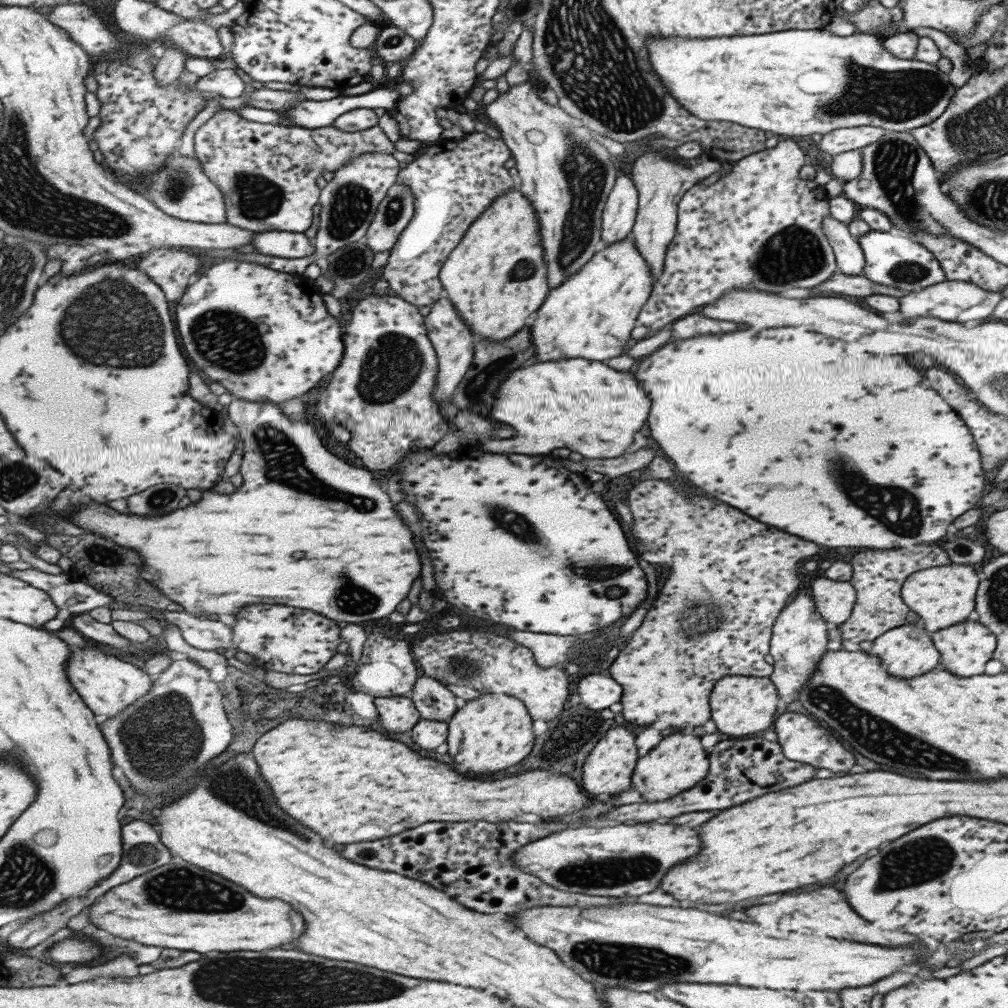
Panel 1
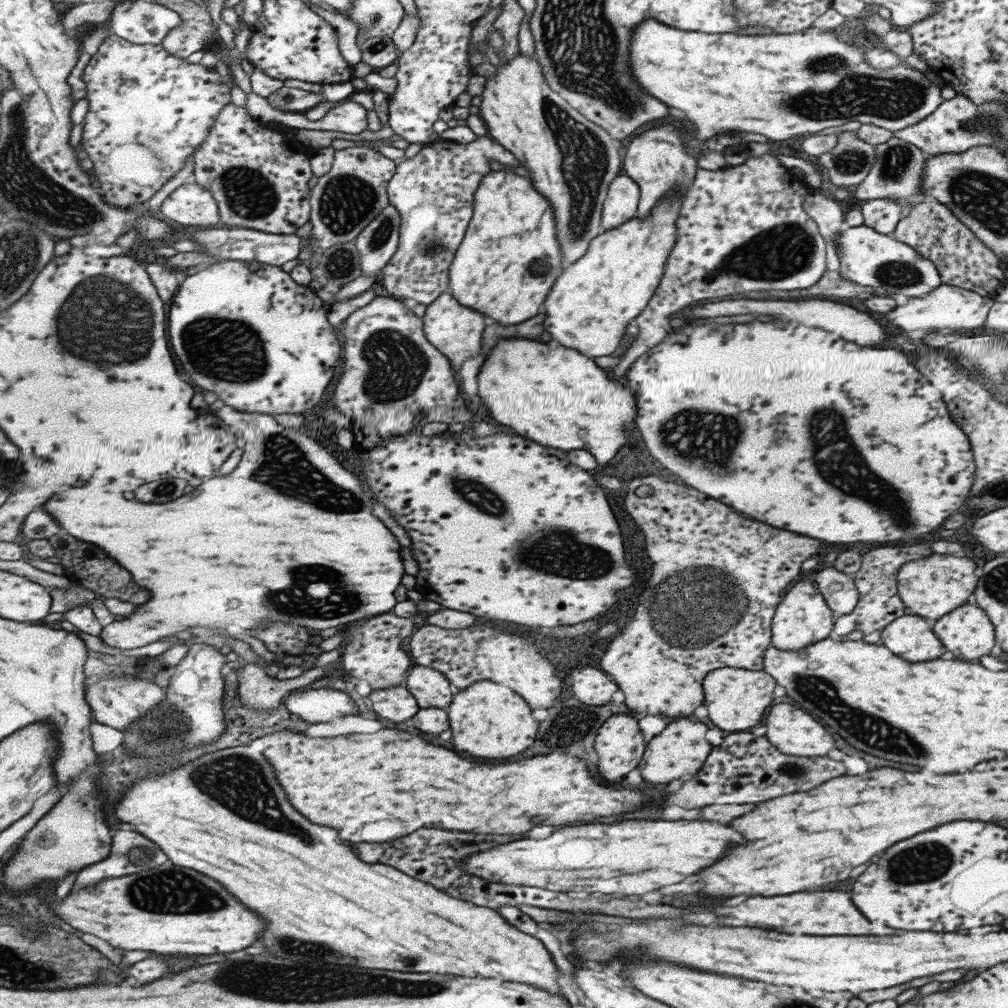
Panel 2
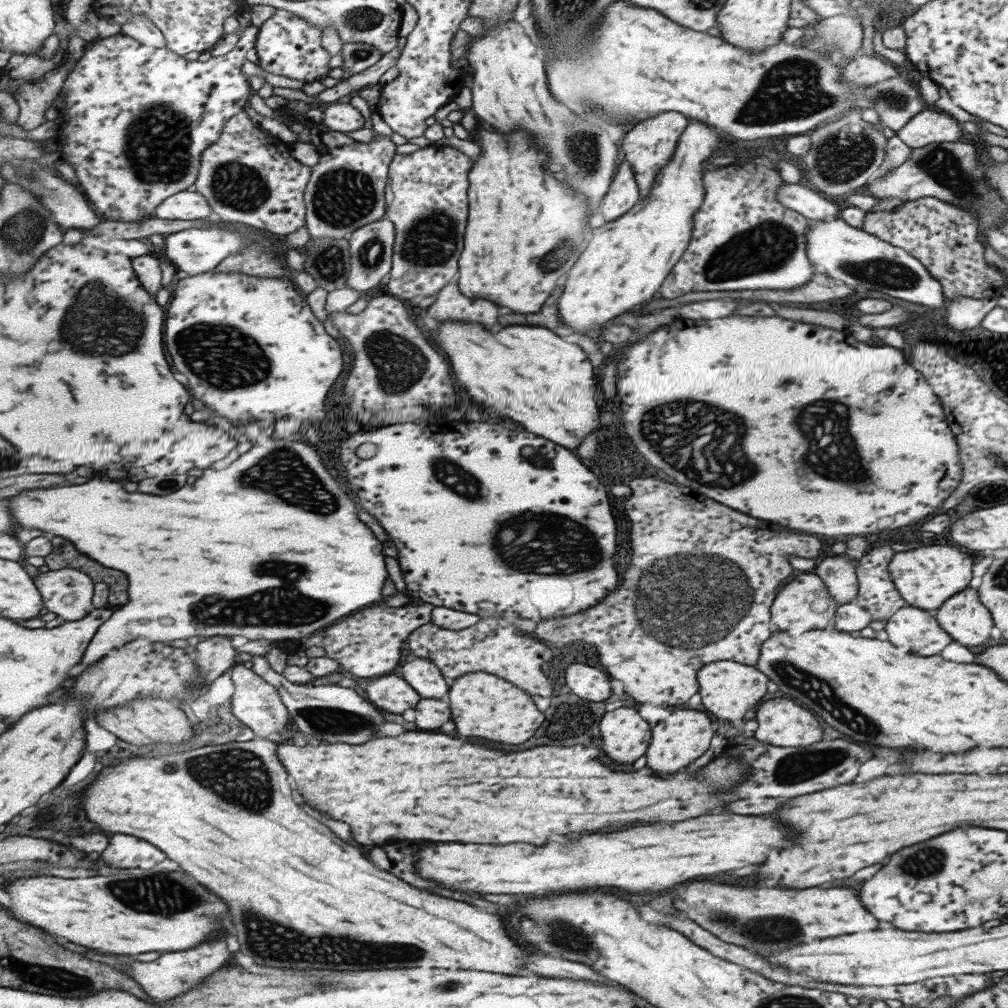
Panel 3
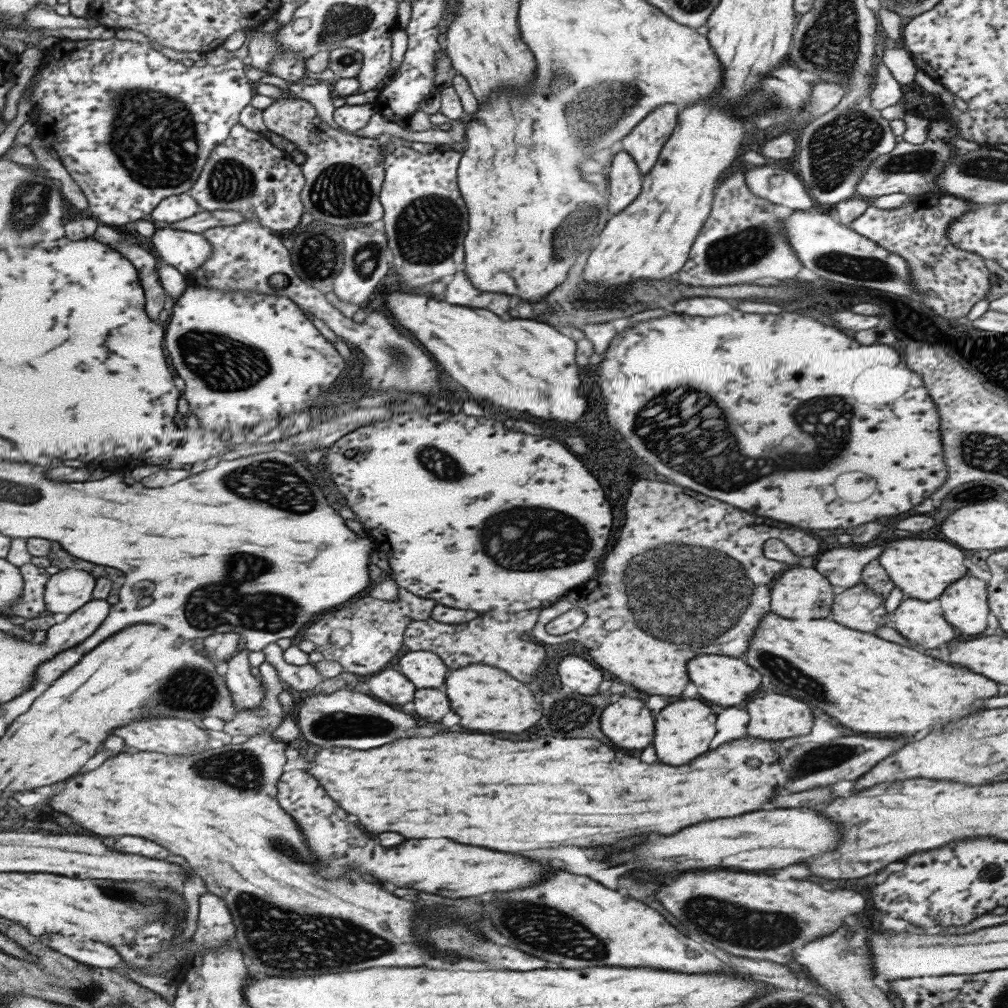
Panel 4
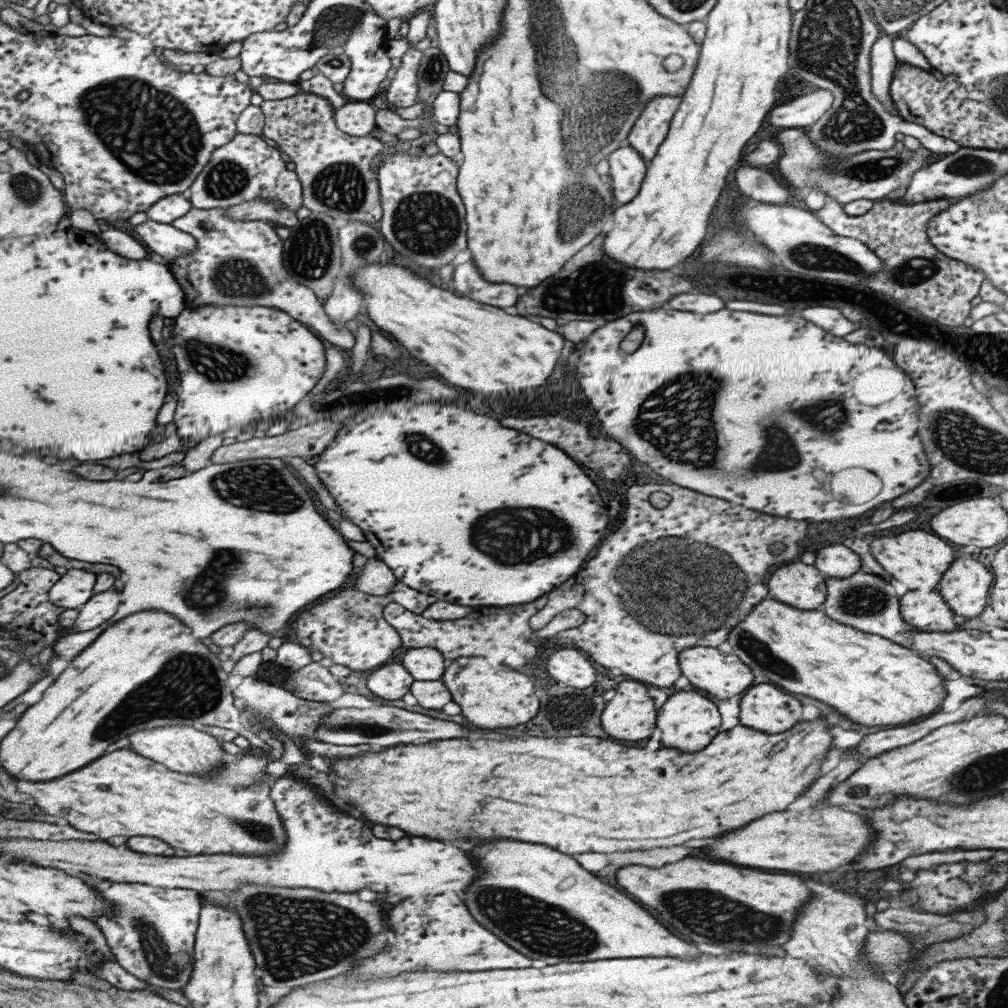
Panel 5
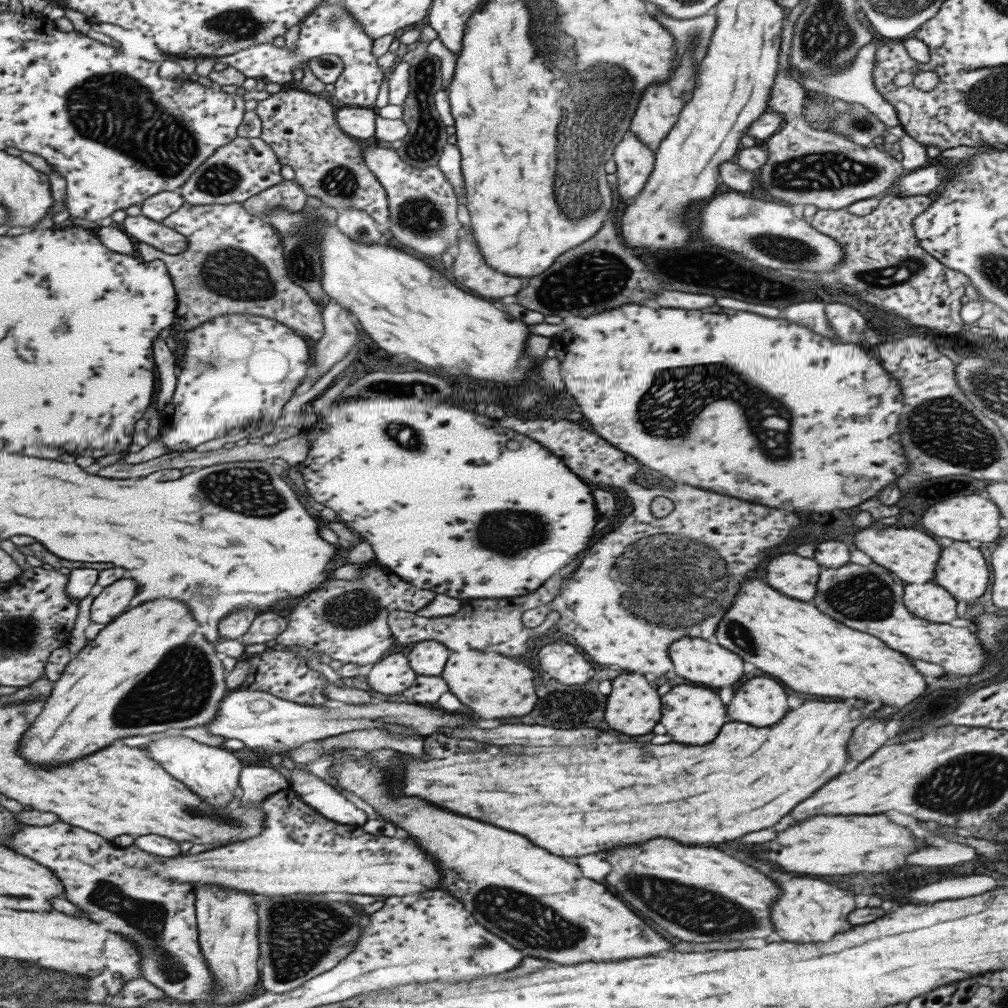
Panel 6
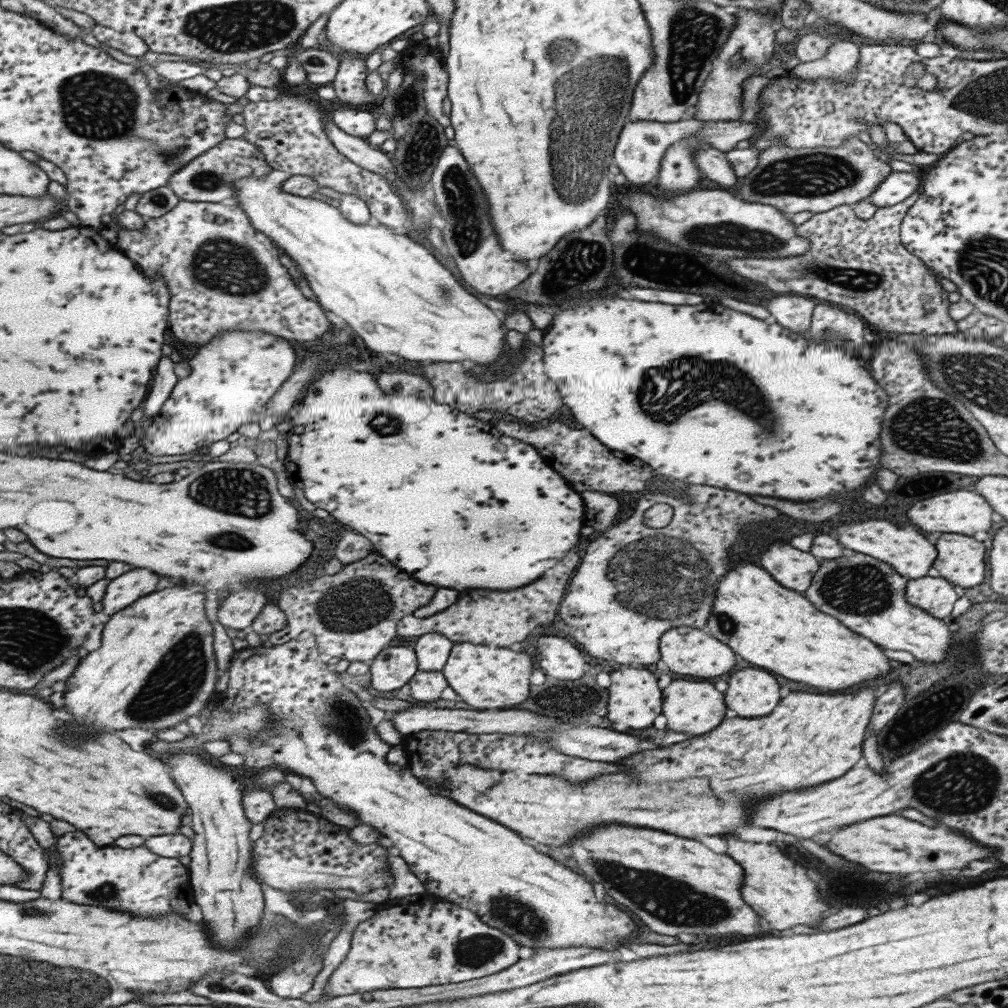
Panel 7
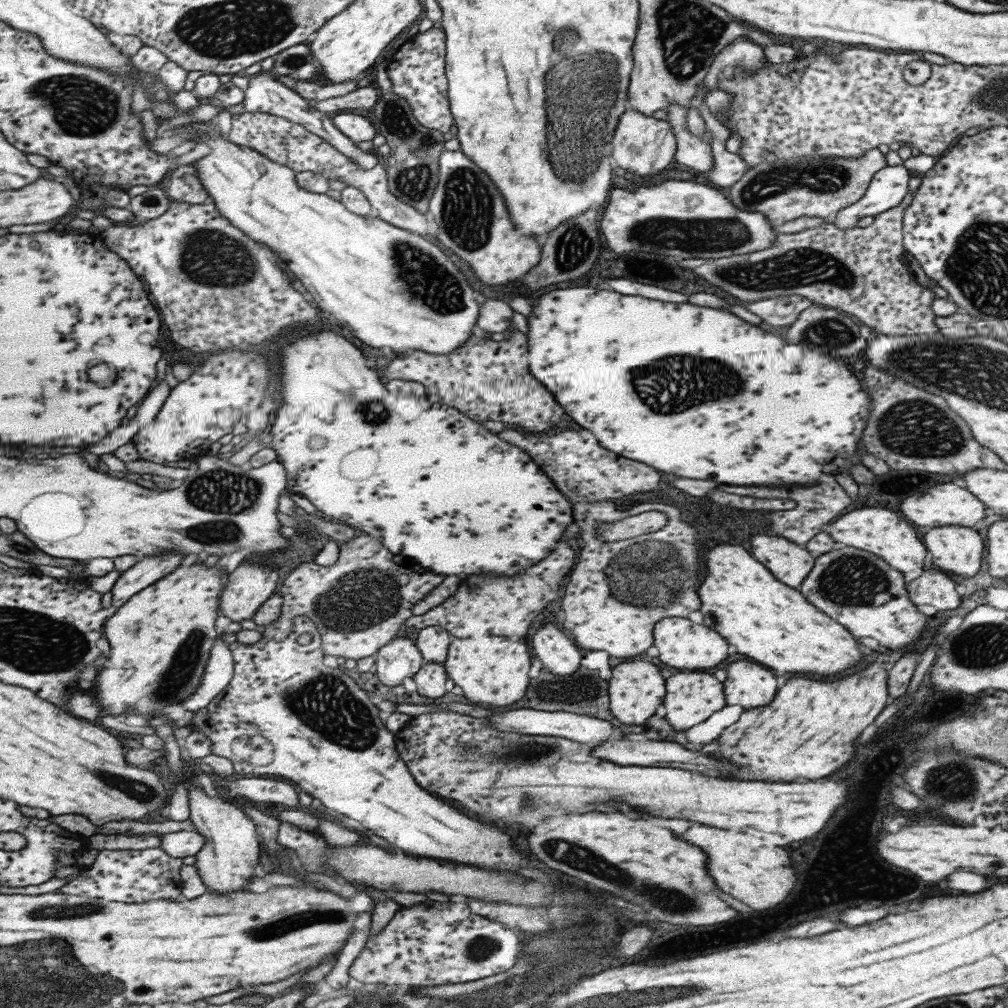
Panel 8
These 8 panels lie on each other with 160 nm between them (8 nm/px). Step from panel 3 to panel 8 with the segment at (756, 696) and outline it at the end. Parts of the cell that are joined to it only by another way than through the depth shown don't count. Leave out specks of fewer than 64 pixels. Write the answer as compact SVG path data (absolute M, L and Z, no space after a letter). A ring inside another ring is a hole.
M665 617L653 626L653 644L657 648L659 660L667 666L681 670L707 670L719 666L727 656L727 642L717 636L714 630L703 624L695 624L689 619Z

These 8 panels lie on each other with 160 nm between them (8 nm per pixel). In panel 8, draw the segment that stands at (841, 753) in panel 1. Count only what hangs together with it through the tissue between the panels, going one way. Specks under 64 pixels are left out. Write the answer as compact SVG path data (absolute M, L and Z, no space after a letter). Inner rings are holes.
M737 660L727 664L725 671L723 694L727 706L739 704L743 710L765 706L777 692L775 676L759 664Z

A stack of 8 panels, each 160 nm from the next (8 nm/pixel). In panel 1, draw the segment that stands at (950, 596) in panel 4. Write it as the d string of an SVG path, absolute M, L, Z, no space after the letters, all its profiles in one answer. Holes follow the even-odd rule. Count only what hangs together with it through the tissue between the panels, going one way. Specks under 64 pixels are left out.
M964 620L963 623L952 624L950 627L929 634L933 646L939 653L942 668L949 671L952 675L967 678L983 672L983 665L989 658L996 645L996 636L979 621Z

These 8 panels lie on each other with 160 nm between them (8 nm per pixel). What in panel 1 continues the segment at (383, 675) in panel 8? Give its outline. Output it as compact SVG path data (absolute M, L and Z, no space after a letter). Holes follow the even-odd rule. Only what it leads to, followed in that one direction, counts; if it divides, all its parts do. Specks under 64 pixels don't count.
M408 696L375 697L378 720L387 732L411 730L419 721L419 714Z

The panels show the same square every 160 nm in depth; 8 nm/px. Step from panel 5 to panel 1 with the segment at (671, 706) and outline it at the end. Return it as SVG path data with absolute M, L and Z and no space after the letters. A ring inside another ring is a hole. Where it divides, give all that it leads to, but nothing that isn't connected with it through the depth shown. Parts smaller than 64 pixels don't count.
M675 732L671 736L665 736L655 748L651 748L643 758L639 758L634 768L631 782L635 790L641 794L645 802L657 802L657 800L667 800L697 784L707 774L708 762L705 752L699 746L697 736Z

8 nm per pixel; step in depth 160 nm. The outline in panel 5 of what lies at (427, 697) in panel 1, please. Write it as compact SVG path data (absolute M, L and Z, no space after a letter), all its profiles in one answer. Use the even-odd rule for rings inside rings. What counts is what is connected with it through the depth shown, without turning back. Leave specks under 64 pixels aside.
M421 647L409 649L401 658L403 668L417 680L437 680L441 678L445 666L436 648Z

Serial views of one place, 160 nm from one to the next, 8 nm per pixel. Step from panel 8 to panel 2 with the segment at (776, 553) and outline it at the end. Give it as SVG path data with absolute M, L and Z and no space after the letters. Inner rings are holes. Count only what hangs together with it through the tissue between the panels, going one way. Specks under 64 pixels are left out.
M802 579L789 587L775 607L770 624L770 646L779 650L797 651L814 642L822 641L832 630L834 618L832 610L829 610L815 584Z

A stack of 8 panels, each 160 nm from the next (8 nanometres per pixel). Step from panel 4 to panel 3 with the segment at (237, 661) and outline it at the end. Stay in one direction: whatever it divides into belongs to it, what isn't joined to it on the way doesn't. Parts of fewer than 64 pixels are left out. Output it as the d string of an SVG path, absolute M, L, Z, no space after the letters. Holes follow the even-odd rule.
M236 664L231 667L231 682L233 682L233 693L230 698L230 710L234 717L245 728L253 732L253 738L241 743L220 742L219 746L210 744L195 750L182 753L170 752L168 755L157 755L155 758L131 757L117 766L105 768L93 784L85 790L85 796L81 798L89 820L97 822L107 832L117 834L131 834L131 836L143 836L143 840L151 840L157 848L163 848L167 852L167 858L177 862L179 868L183 868L191 878L199 880L199 884L207 884L211 892L215 892L227 906L235 938L239 942L239 952L243 956L249 956L255 964L261 966L273 966L273 968L311 968L311 970L379 970L379 968L413 968L413 966L429 966L429 968L463 968L463 970L487 970L497 974L509 974L513 976L519 966L523 966L523 960L529 956L529 950L519 946L513 938L507 936L503 930L503 922L495 914L479 912L473 906L449 898L441 898L423 890L415 890L403 880L391 876L389 872L377 870L371 862L367 862L353 846L337 840L331 830L327 830L317 820L309 818L291 798L291 790L287 784L287 774L284 766L279 762L275 749L277 749L276 737L279 731L287 727L290 722L285 706L281 702L278 690L268 682L265 682L257 673L251 669ZM247 920L255 922L267 922L275 926L289 928L293 932L271 932L271 930L247 930Z

